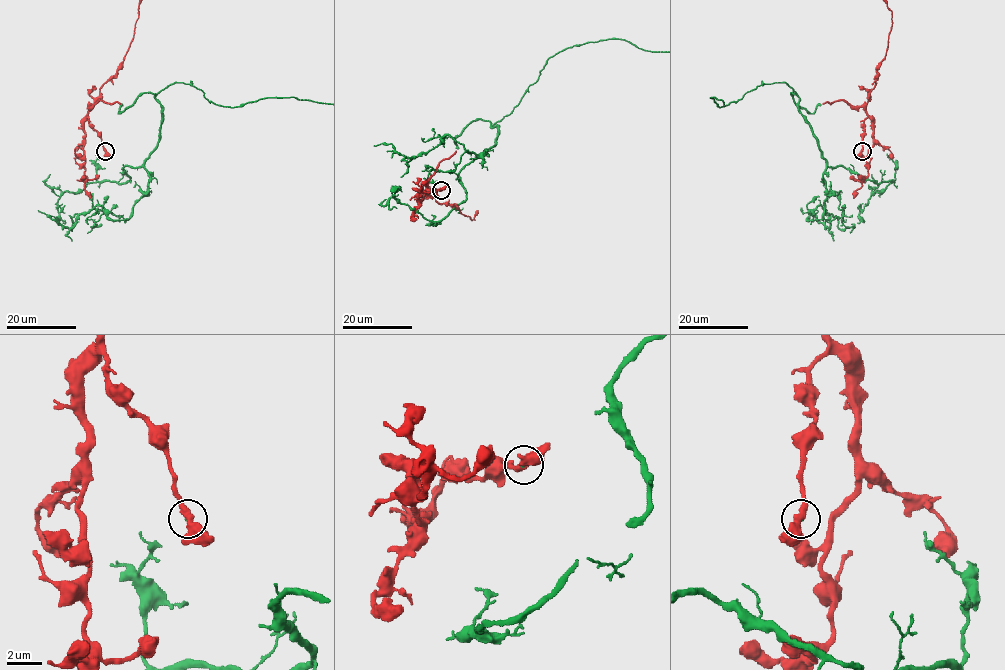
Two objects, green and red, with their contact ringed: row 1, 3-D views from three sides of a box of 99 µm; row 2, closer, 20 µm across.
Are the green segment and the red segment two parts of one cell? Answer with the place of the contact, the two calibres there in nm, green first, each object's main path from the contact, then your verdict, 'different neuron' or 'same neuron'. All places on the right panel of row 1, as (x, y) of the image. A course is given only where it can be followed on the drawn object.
at (862, 151); 70 nm thick on the green side, 440 nm on the other; red runs (862, 151), (866, 103), (875, 85), (877, 67), (887, 48), (892, 21); same neuron

